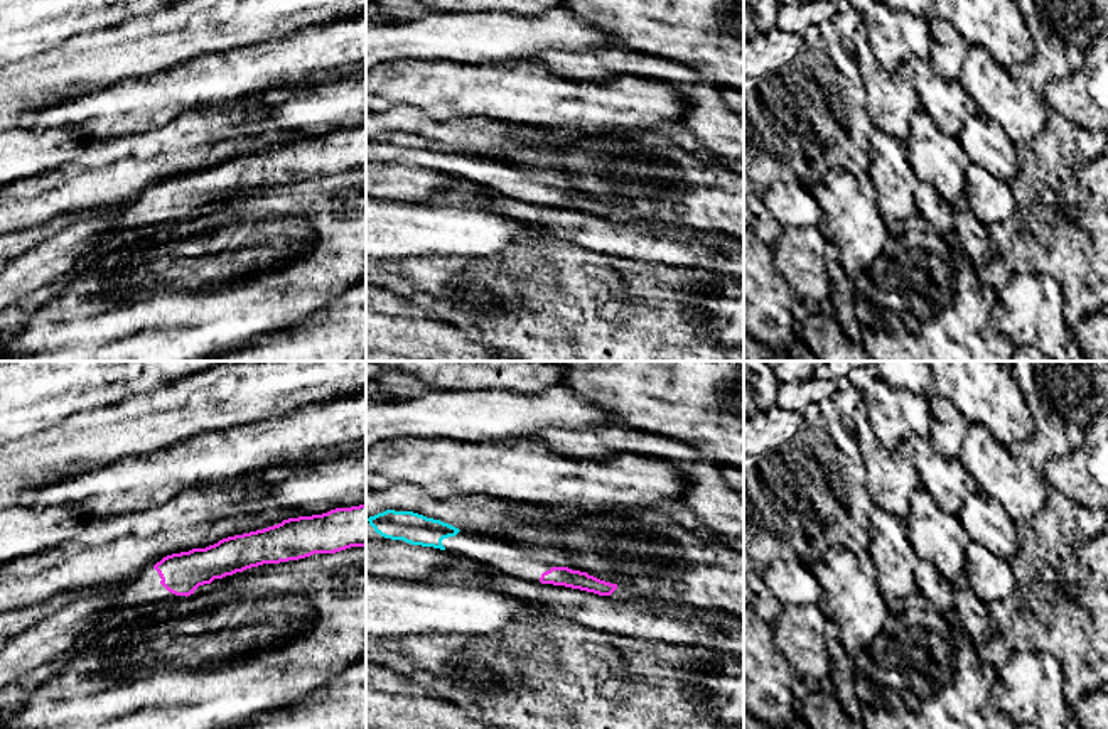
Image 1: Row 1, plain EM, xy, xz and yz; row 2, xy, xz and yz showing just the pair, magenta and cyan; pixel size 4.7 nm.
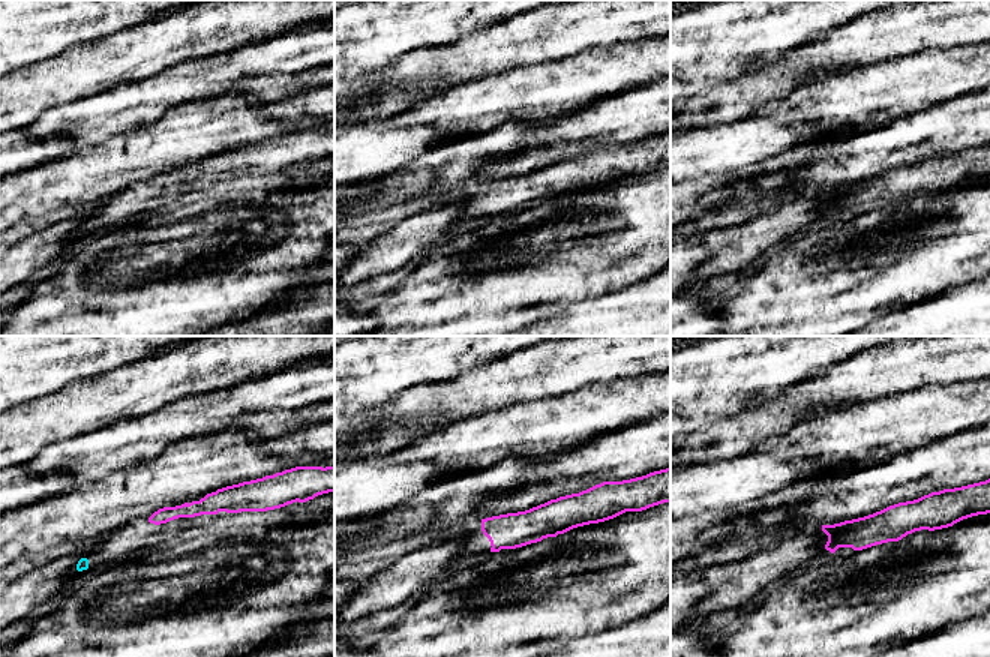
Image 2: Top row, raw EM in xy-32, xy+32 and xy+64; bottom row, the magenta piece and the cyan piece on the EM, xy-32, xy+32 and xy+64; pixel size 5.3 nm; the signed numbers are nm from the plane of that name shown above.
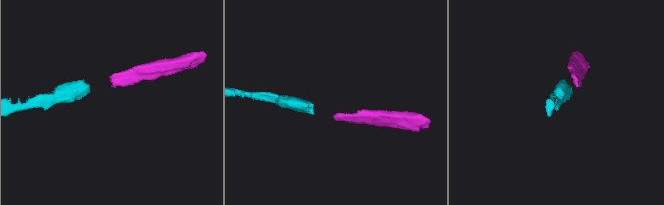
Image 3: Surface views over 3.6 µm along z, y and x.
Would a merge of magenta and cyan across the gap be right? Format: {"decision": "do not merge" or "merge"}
{"decision": "merge"}

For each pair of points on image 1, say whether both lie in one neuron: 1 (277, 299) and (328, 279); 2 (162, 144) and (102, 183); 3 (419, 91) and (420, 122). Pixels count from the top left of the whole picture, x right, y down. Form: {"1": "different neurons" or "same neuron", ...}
{"1": "same neuron", "2": "same neuron", "3": "different neurons"}

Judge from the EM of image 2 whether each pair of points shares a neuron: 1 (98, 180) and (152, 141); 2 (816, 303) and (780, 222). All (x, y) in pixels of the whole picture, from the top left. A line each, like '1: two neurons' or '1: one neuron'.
1: one neuron
2: two neurons

